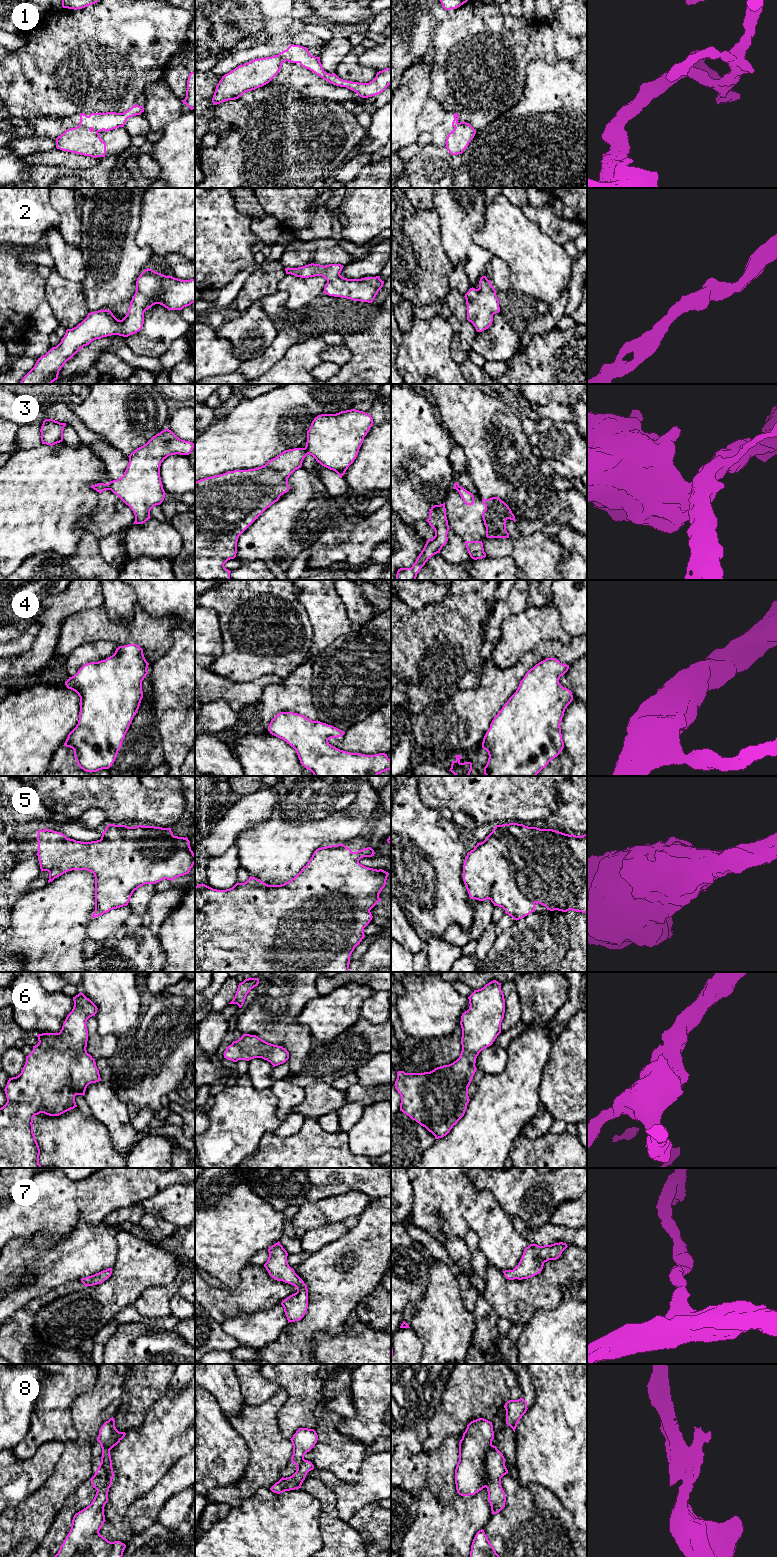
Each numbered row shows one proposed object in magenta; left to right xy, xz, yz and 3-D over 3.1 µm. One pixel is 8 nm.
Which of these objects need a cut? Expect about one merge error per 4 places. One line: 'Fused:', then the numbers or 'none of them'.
Fused: 1, 3, 8

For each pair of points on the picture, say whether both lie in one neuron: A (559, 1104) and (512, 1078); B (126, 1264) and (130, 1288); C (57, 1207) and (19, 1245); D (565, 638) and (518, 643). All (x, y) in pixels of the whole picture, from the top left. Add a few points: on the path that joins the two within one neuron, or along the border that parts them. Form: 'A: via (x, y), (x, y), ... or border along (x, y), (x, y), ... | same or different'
A: border along (545, 1070), (542, 1076), (540, 1102) | different
B: via (130, 1270), (130, 1282) | same
C: border along (46, 1231), (10, 1241) | different
D: via (553, 633), (530, 633) | same

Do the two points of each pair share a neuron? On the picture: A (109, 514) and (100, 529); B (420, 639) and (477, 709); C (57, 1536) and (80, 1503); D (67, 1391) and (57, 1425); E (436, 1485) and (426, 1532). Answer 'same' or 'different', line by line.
A: same
B: different
C: same
D: same
E: different

